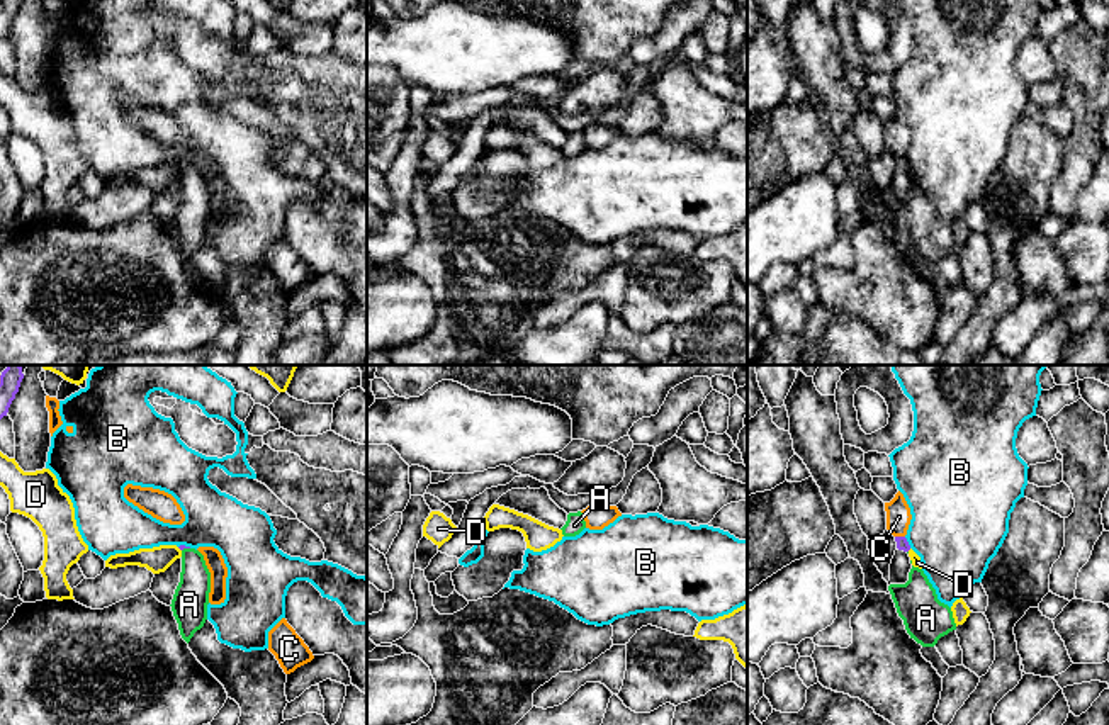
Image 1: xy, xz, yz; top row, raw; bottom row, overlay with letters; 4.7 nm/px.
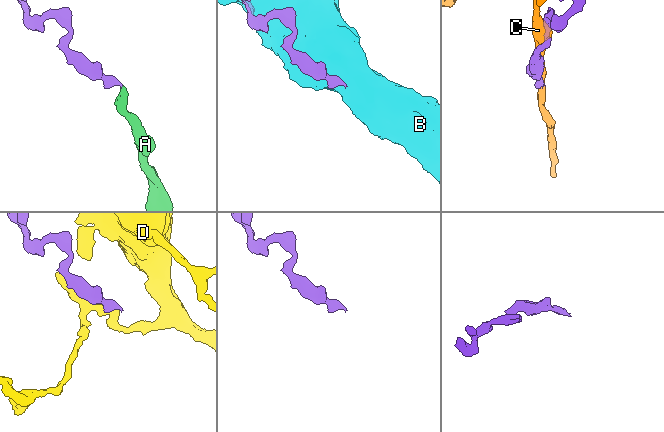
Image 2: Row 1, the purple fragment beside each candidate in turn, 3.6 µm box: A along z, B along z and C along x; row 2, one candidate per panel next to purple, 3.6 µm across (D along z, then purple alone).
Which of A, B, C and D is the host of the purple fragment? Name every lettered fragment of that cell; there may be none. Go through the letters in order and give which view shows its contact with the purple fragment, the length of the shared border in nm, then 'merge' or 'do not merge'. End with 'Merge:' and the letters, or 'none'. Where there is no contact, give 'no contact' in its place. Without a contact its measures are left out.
A: xy | 40 nm | merge
B: yz | 70 nm | do not merge
C: yz | 50 nm | do not merge
D: no contact | do not merge
Merge: A

